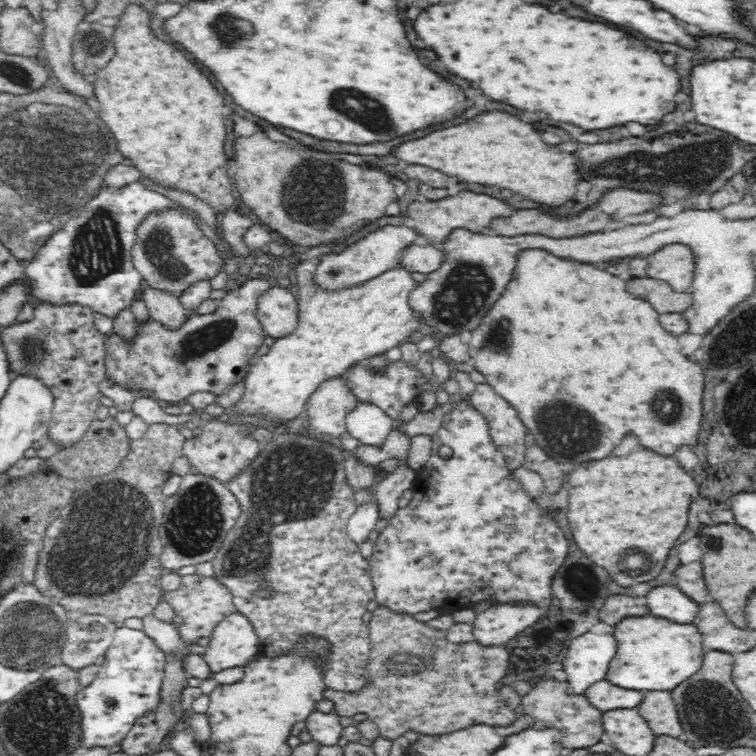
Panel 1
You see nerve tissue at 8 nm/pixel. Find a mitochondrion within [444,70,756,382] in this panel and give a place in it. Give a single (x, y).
(688, 163)

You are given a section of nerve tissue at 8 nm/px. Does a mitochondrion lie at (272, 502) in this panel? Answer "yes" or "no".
yes

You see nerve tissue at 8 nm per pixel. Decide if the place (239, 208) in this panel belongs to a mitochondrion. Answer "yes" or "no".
no

